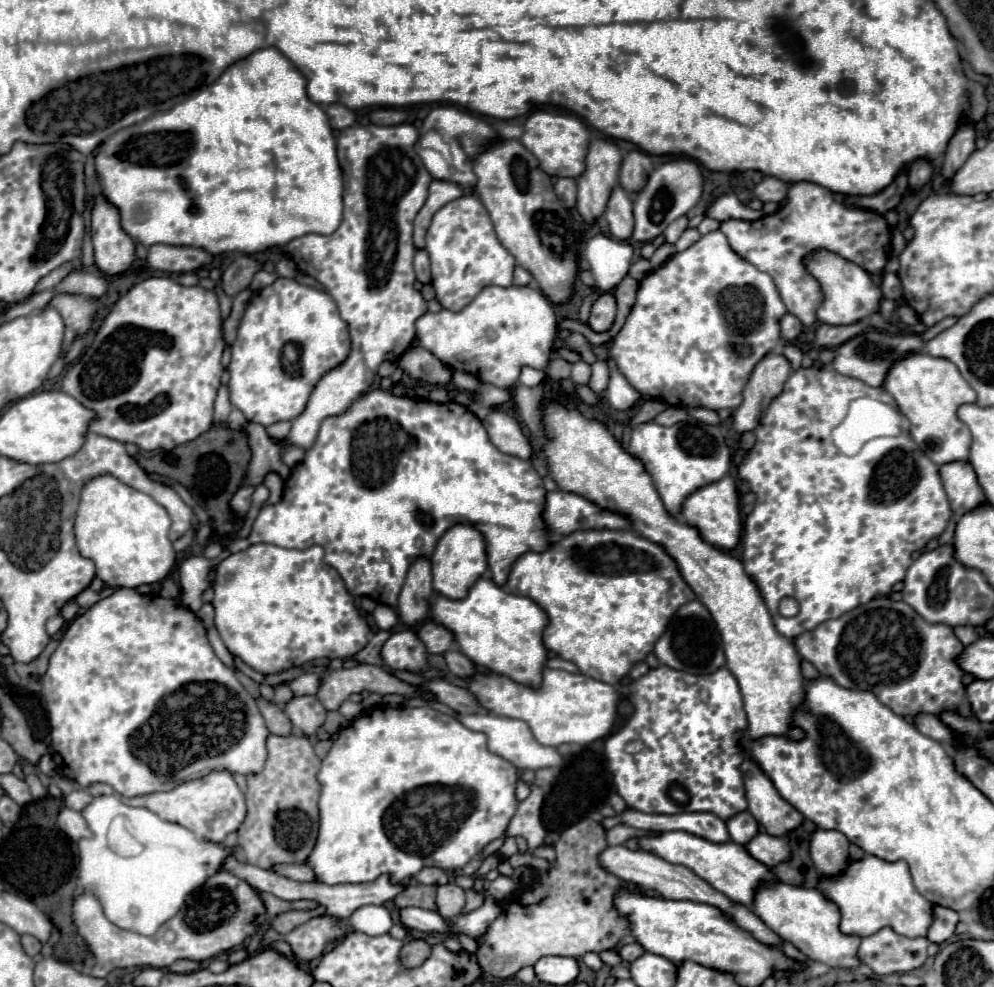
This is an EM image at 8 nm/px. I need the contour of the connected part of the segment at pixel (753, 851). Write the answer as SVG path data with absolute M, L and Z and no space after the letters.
M760 833L756 835L748 845L746 845L748 853L758 859L760 863L768 865L768 867L776 867L784 861L790 859L792 851L790 851L790 845L784 837L772 837L768 833Z

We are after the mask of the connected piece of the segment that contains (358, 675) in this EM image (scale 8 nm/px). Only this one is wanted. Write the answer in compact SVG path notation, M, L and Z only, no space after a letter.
M358 665L352 669L336 669L324 673L316 697L328 711L332 711L338 709L342 701L348 699L348 695L362 691L370 691L378 695L398 693L408 697L408 683L400 681L398 677L394 679L394 675L388 673L384 667Z

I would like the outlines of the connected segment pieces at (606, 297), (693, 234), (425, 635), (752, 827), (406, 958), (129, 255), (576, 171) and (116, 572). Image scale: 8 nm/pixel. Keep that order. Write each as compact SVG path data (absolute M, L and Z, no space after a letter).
M602 293L592 305L588 325L594 331L608 331L614 323L614 317L616 317L616 299L612 293Z
M686 229L684 233L682 233L682 237L676 241L676 251L684 251L684 249L688 249L690 245L694 245L696 241L700 239L700 233L698 233L698 229Z
M426 621L418 629L418 637L426 643L430 653L446 653L454 645L454 635L444 625L438 625L436 621Z
M748 811L734 815L732 819L726 821L726 825L728 825L732 841L738 843L738 845L748 843L748 839L752 839L758 833L758 823L756 823L756 819Z
M414 939L410 943L406 943L400 951L400 961L404 963L404 967L418 967L422 965L430 955L430 945L422 939Z
M102 193L94 197L90 237L94 245L94 261L100 271L120 275L132 267L134 239L122 229L120 211L116 211Z
M536 111L528 117L524 125L522 145L532 151L532 155L538 159L544 173L550 177L572 177L578 179L584 173L584 159L590 143L590 129L588 125L568 113L550 113L550 111Z
M112 475L94 477L80 495L74 533L78 549L96 563L96 577L108 587L140 587L160 583L176 563L168 539L170 517L150 495L136 491Z

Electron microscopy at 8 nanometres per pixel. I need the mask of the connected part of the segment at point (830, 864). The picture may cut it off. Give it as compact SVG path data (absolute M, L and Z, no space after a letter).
M816 829L810 839L810 855L820 875L840 875L844 863L850 863L850 841L840 831Z

